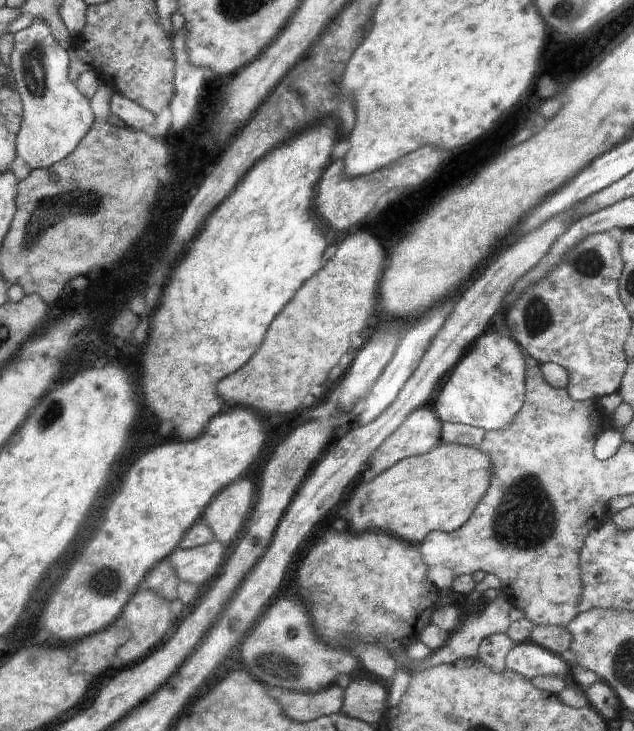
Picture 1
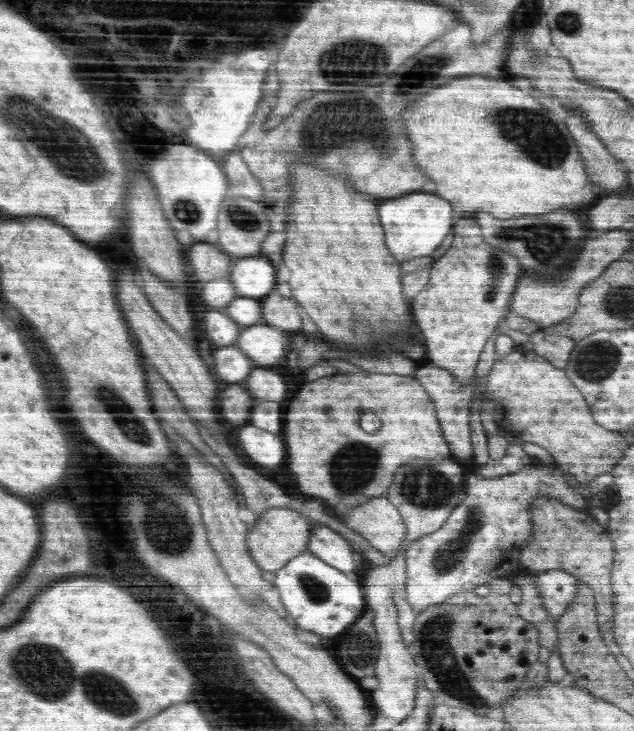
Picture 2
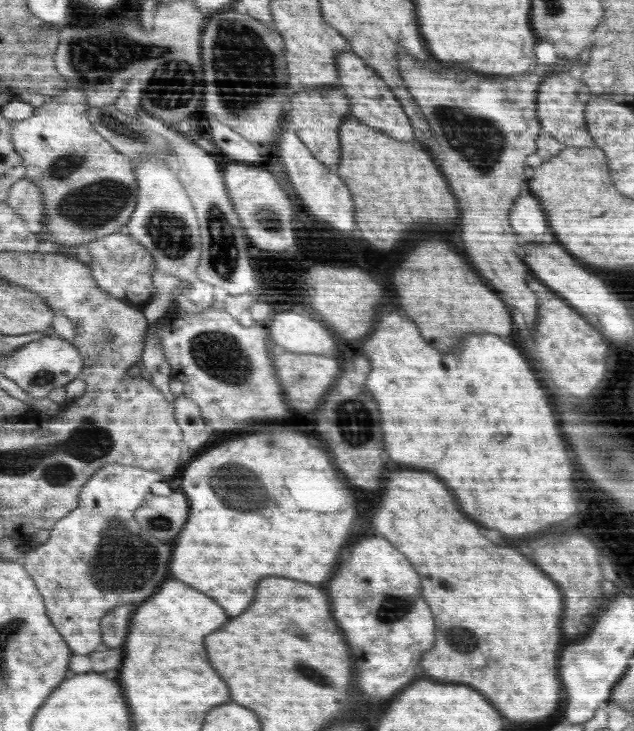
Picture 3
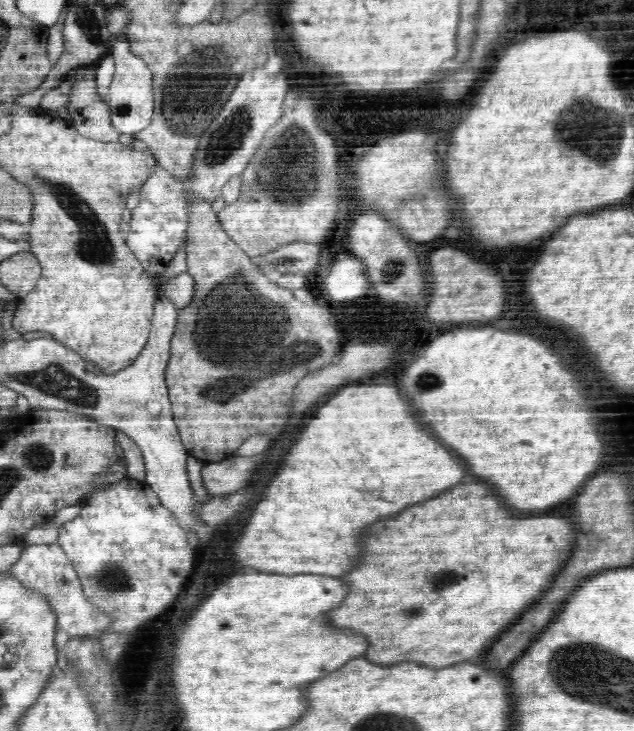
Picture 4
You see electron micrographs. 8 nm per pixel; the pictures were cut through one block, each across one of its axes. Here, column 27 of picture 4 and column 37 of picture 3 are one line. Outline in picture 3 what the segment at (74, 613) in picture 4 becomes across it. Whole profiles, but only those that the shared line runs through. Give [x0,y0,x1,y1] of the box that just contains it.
[24,464,173,655]

